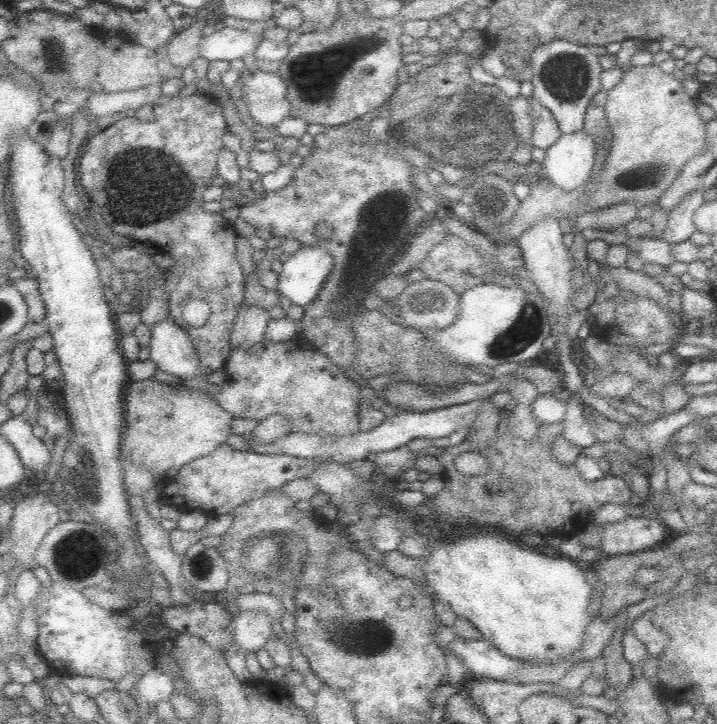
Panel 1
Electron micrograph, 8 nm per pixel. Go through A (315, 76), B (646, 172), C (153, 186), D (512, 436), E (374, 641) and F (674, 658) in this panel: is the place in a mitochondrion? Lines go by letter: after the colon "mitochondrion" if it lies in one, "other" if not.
A: mitochondrion
B: mitochondrion
C: mitochondrion
D: other
E: mitochondrion
F: other

